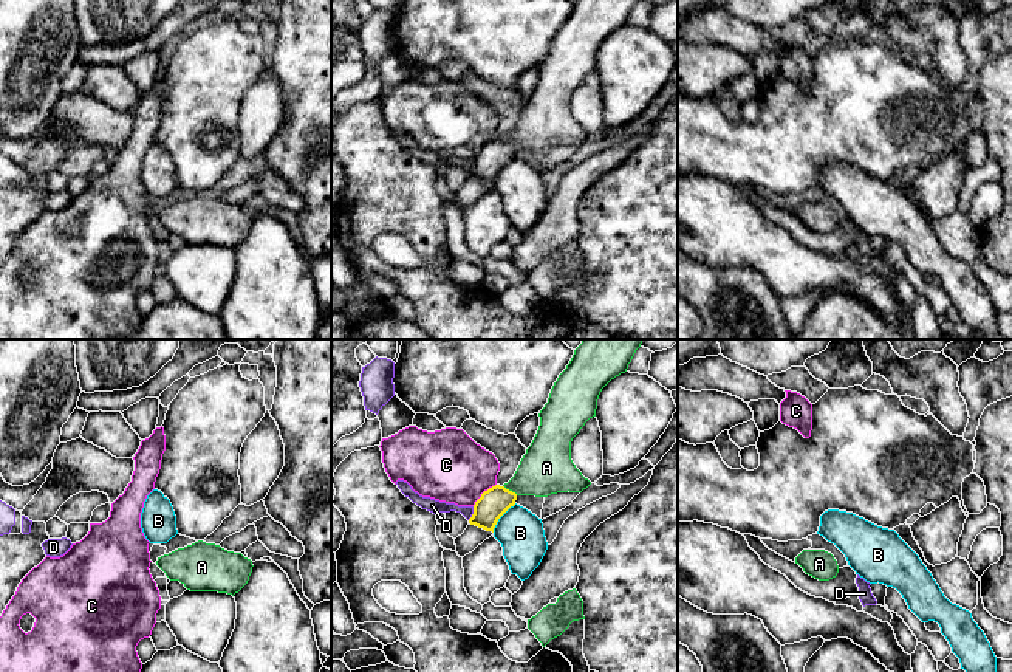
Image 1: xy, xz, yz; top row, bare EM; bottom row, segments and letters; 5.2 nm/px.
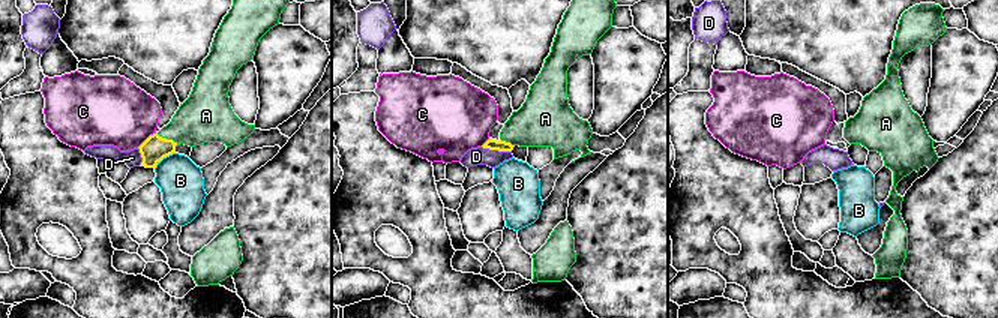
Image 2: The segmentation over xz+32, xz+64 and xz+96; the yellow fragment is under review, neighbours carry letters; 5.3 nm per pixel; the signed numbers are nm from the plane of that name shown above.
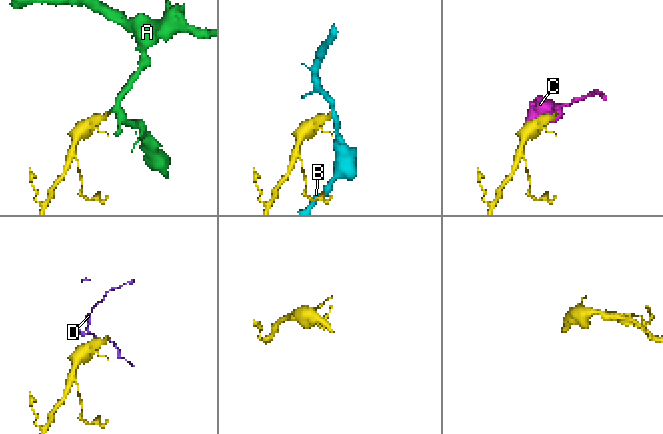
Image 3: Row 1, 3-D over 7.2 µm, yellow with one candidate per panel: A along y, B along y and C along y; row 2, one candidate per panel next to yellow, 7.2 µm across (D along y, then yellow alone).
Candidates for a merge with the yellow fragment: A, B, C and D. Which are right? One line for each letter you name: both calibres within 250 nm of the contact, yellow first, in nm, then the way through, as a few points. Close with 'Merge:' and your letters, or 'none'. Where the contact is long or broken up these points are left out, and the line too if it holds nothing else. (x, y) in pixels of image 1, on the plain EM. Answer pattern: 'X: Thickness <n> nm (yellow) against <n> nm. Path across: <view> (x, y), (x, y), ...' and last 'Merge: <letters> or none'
A: Thickness 150 nm (yellow) against 280 nm. Path across: xz (494, 155), (511, 144), (547, 121)
Merge: A

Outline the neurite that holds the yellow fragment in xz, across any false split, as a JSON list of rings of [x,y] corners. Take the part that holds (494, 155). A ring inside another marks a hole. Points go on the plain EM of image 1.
[[[577,0],[540,63],[538,84],[514,130],[484,144],[474,158],[470,178],[492,184],[518,149],[548,150],[582,146],[591,135],[571,113],[571,94],[596,70],[602,42],[625,26],[639,0]]]

